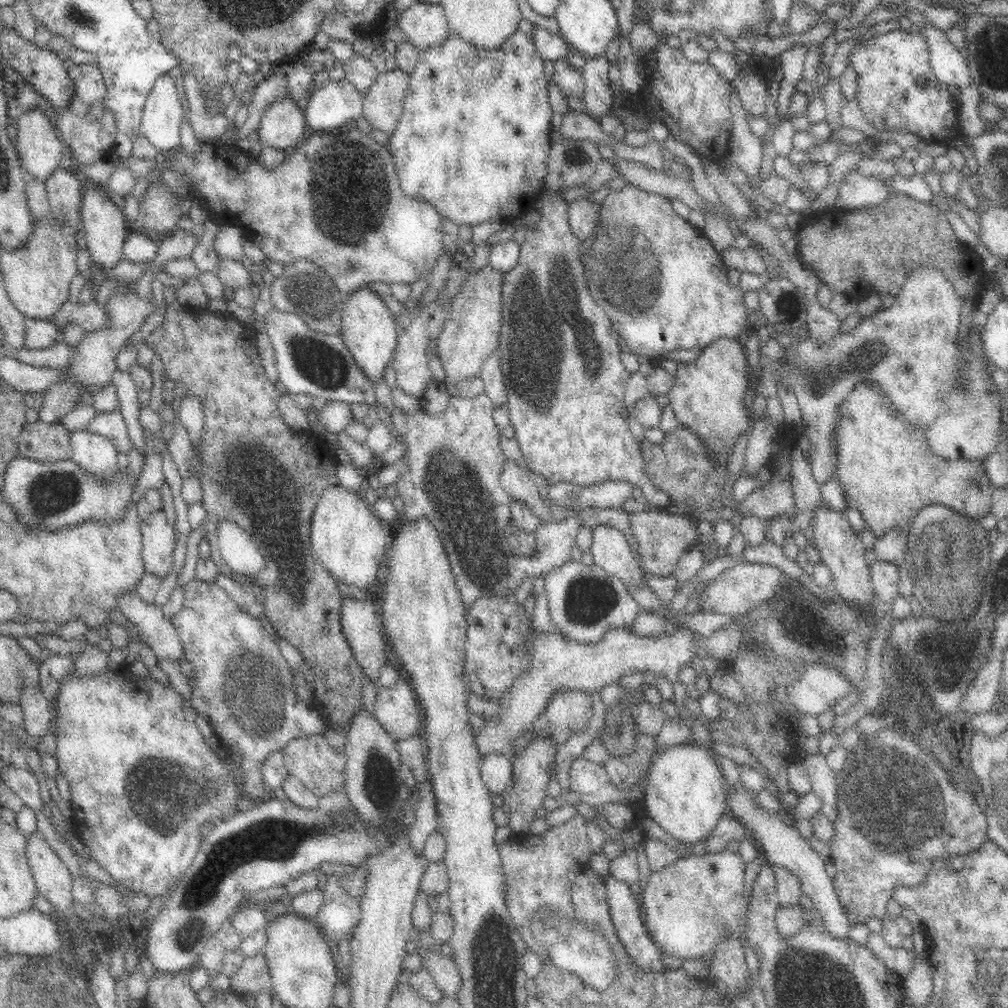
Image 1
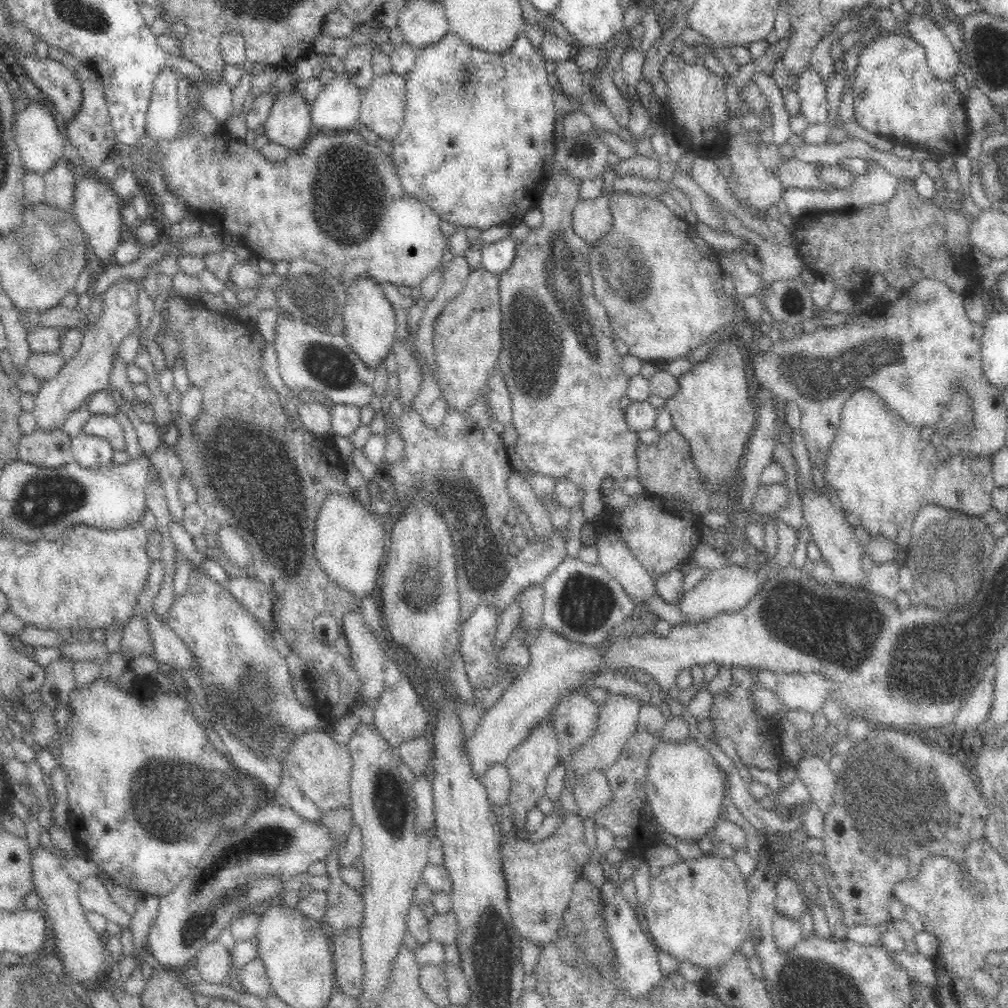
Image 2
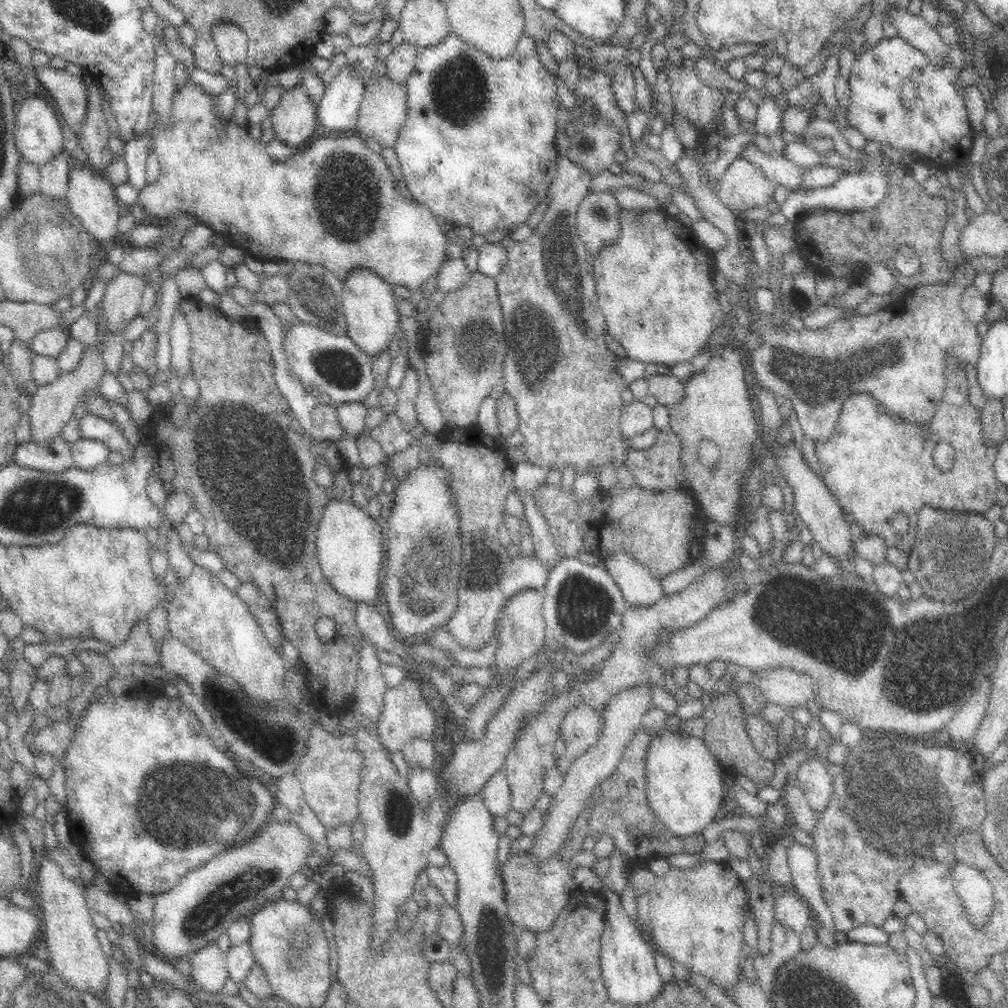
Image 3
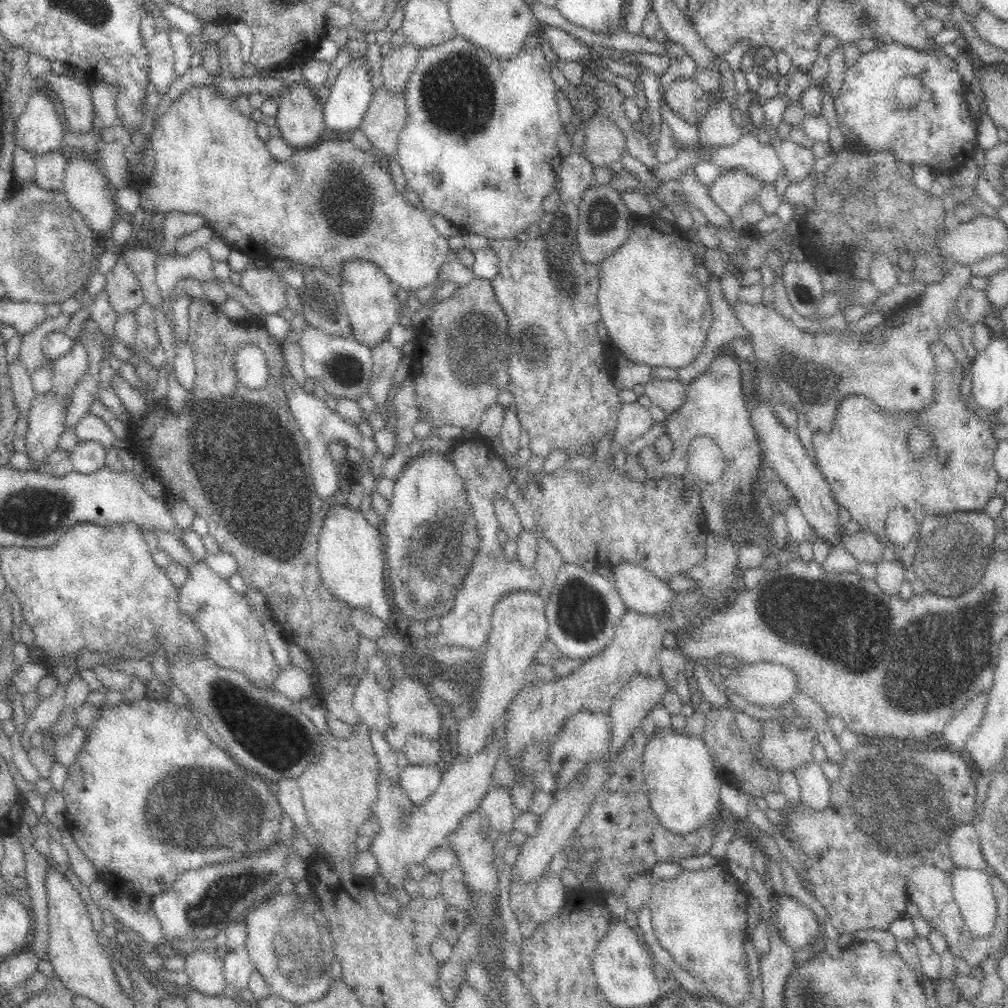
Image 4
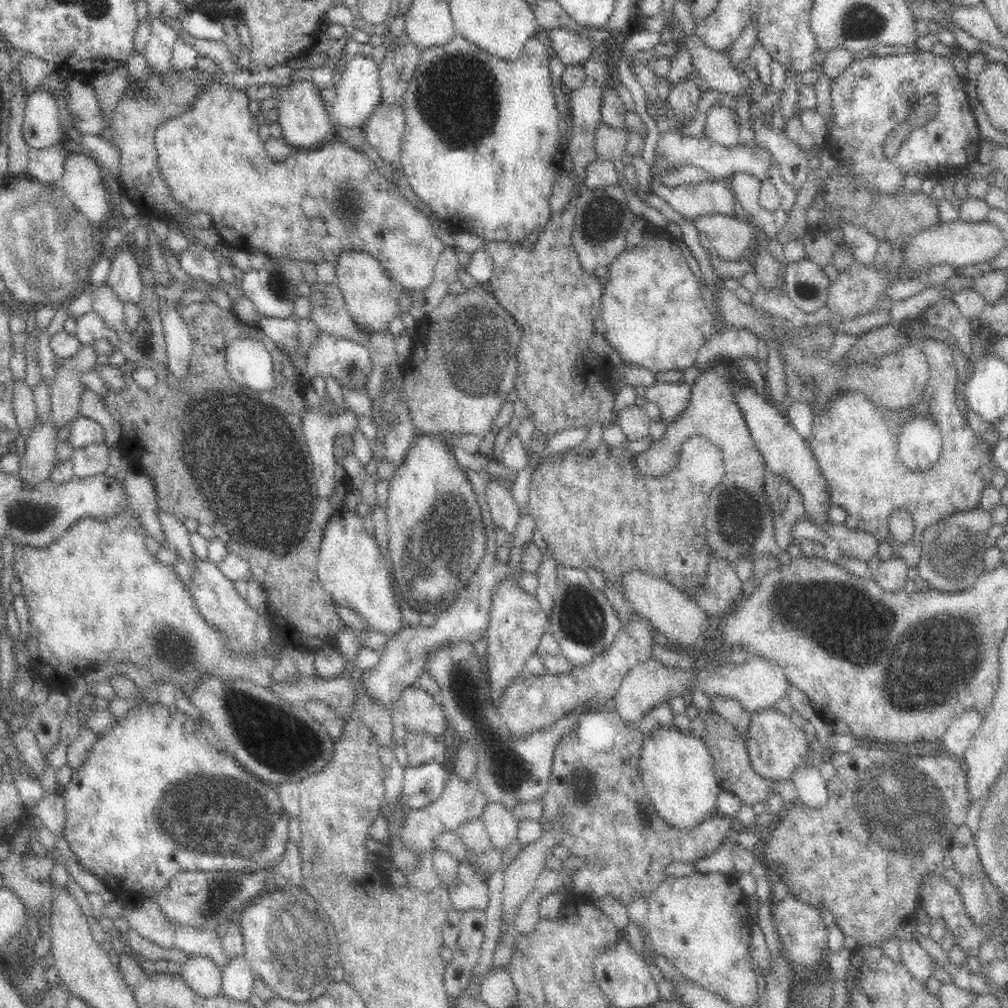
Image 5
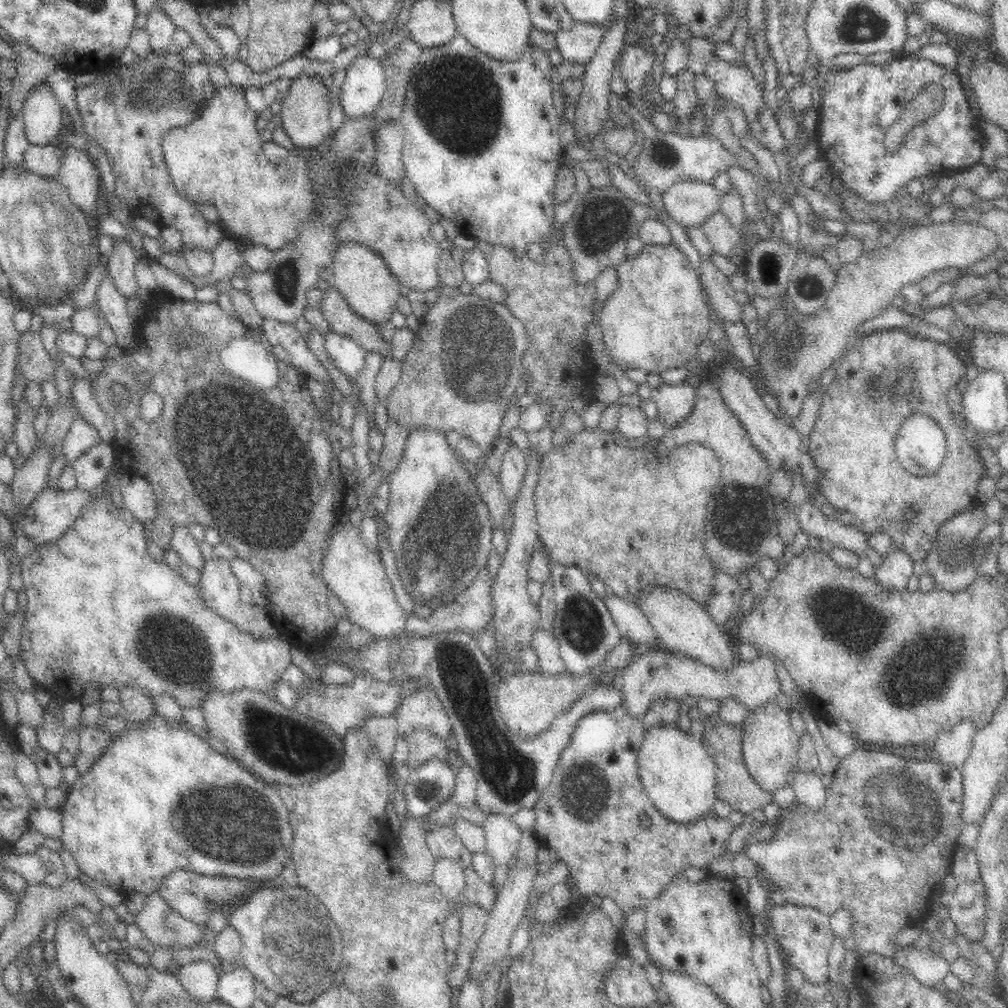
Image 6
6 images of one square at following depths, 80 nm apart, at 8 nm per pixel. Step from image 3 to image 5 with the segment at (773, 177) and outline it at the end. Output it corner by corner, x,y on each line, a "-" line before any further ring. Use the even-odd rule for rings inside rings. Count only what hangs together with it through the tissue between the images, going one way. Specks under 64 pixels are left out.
670,130
666,134
659,134
656,142
652,165
648,165
652,182
658,181
662,183
660,178
666,174
674,174
680,171
684,166
696,166
702,168
707,173
708,180
722,181
722,178
729,178
734,172
747,172
753,174
760,180
766,179
768,176
768,166
770,166
771,154
757,145
753,149
749,147
736,145
736,146
722,146
719,142
710,140
708,137
688,137
682,135
679,131

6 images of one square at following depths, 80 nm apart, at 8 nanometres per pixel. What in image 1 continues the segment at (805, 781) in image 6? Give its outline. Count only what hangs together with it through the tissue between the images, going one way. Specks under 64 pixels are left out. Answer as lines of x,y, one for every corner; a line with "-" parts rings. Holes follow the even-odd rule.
806,751
803,761
812,785
811,792
822,805
821,812
828,820
834,821
837,816
837,775
821,755
812,755

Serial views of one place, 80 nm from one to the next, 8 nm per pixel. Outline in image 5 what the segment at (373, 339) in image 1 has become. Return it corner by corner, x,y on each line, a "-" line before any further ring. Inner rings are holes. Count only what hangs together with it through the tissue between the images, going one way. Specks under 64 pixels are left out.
344,250
340,253
336,264
336,279
334,285
341,291
346,307
354,323
362,331
380,333
390,328
390,322
401,315
399,310
400,295
404,293
398,282
392,281
388,272
371,254
363,250

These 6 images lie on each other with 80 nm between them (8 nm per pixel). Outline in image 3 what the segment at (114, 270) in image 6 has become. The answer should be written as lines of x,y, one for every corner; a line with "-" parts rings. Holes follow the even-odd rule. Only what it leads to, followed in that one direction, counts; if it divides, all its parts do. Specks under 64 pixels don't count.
125,271
118,272
107,282
102,307
110,331
120,333
137,318
145,289
142,278

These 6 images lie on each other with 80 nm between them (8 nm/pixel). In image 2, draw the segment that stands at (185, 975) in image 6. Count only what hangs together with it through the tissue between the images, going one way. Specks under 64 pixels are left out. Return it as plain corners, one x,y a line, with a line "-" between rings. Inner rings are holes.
217,940
205,944
191,964
198,970
200,980
210,985
218,986
230,979
229,951

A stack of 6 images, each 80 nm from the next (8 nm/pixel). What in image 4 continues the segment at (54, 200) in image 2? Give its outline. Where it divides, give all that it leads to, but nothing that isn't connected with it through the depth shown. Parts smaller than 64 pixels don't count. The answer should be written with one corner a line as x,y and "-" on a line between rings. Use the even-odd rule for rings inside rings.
59,149
34,154
34,182
44,190
59,190
68,158

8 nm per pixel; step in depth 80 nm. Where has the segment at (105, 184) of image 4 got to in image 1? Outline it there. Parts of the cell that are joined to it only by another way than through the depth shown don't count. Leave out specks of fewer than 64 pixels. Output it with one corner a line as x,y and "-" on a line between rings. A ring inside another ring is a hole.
90,182
82,187
82,196
80,196
80,223
82,239
85,241
85,248
93,263
104,266
107,271
116,266
120,260
120,252
124,246
124,240
130,232
129,225
124,220
124,215
120,209
121,206
116,204
108,197
106,188
99,186
93,188

